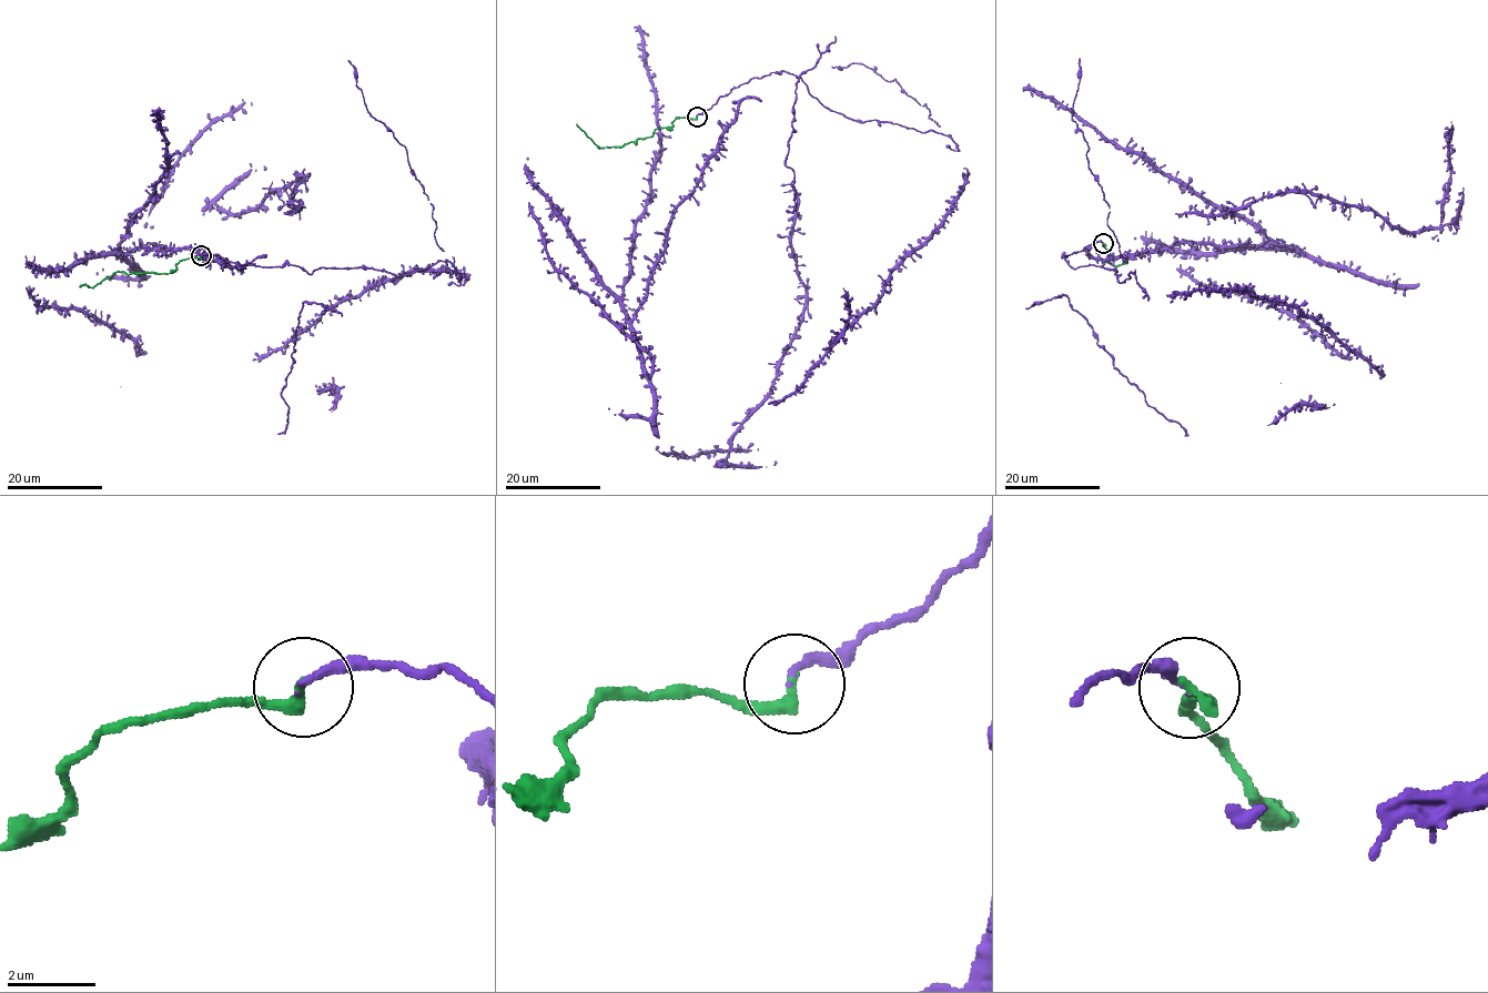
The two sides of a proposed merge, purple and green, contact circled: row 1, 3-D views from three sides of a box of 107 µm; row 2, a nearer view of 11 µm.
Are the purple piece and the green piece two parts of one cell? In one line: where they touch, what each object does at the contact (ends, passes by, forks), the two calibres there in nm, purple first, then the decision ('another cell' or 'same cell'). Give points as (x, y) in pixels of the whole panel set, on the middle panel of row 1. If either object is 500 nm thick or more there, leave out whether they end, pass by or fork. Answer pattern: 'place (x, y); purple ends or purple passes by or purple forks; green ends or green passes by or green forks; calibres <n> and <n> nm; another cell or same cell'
place (697, 117); purple ends; green ends; calibres 170 and 320 nm; same cell

